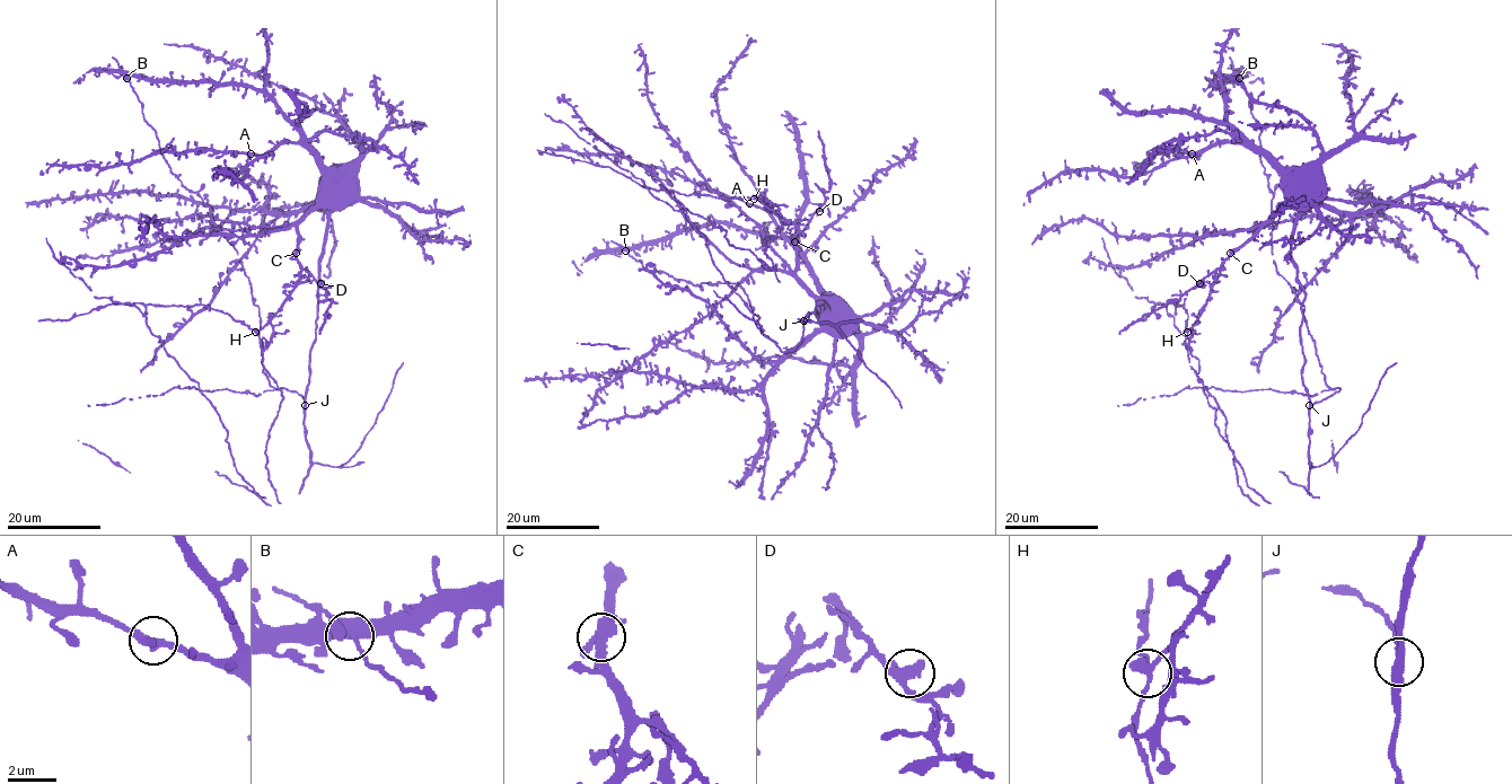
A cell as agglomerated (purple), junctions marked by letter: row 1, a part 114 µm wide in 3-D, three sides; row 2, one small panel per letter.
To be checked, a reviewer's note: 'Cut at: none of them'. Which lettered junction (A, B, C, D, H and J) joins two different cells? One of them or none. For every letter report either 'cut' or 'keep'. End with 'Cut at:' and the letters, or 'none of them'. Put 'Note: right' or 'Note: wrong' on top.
Note: right
A: keep
B: keep
C: keep
D: keep
H: keep
J: keep
Cut at: none of them

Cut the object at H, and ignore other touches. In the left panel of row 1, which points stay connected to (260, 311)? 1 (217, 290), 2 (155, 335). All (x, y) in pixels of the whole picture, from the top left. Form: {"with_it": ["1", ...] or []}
{"with_it": ["1", "2"]}

